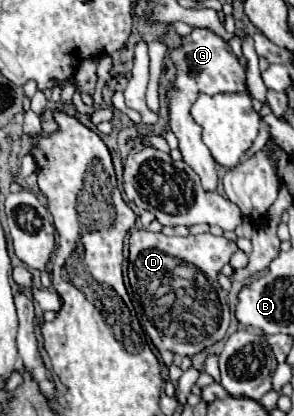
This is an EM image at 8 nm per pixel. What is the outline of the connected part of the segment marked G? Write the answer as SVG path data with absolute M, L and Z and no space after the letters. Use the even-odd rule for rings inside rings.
M194 28L188 36L184 36L180 40L180 48L170 50L170 56L172 56L172 62L176 66L176 80L174 80L172 92L168 92L168 122L170 122L170 128L180 142L180 152L184 156L184 162L200 176L204 190L214 192L218 186L216 162L200 138L202 128L192 120L190 106L200 92L206 92L206 94L248 92L246 72L238 64L238 60L228 52L226 42L222 38L218 38L214 32L210 32L208 28Z

